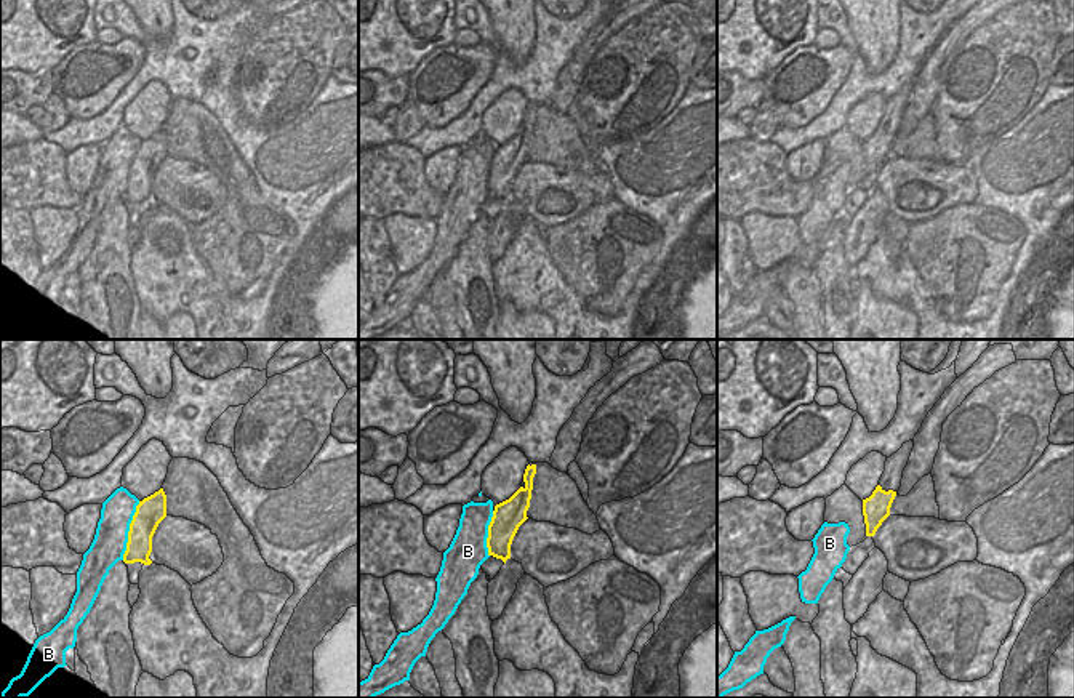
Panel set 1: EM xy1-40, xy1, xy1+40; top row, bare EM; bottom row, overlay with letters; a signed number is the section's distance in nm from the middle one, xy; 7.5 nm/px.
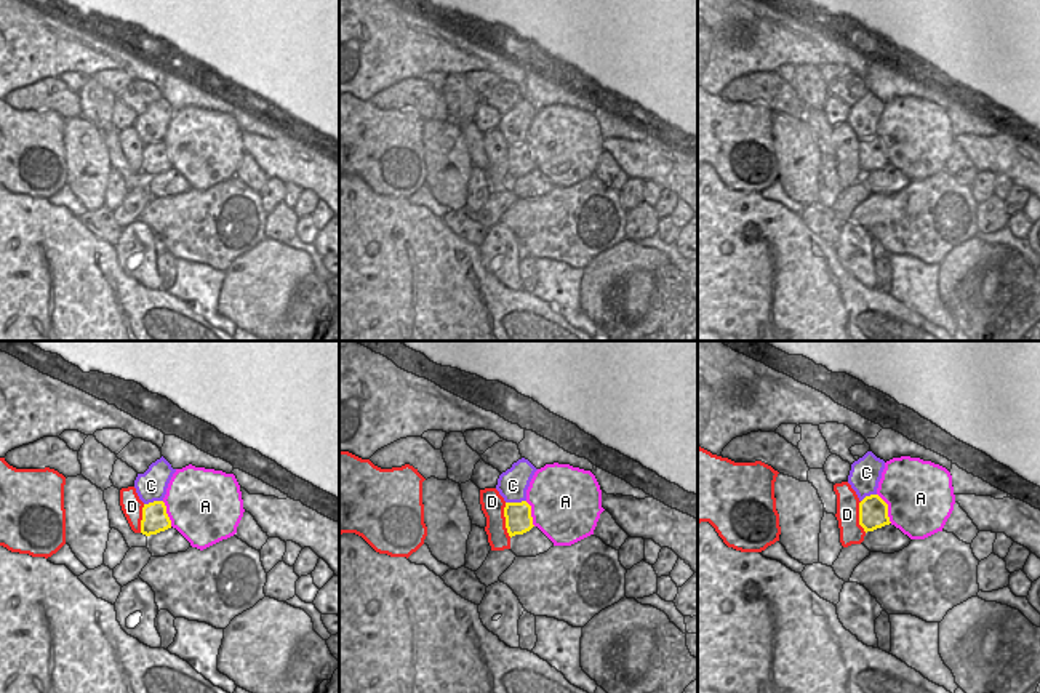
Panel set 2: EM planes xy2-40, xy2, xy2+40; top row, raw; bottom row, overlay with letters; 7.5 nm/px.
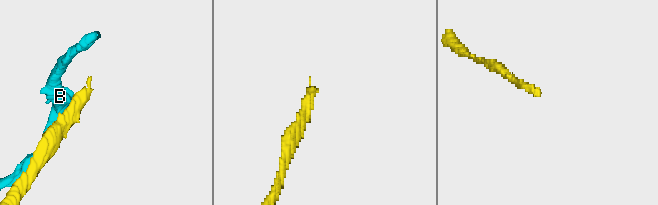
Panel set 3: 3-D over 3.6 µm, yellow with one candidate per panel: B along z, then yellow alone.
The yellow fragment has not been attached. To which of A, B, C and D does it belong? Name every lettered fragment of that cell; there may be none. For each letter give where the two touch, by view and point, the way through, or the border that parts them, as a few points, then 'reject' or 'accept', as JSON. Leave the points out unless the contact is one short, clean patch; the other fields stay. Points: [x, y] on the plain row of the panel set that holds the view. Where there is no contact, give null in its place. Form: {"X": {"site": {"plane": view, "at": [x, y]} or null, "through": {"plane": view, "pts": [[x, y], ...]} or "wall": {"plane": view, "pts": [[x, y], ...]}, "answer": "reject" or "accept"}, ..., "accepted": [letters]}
{"A": {"site": {"plane": "xy2+40", "at": [887, 149]}, "answer": "reject"}, "B": {"site": {"plane": "xy1-40", "at": [130, 172]}, "wall": {"plane": "xy1-40", "pts": [[140, 143], [130, 165], [127, 191], [122, 200]]}, "answer": "reject"}, "C": {"site": {"plane": "xy2", "at": [516, 144]}, "answer": "reject"}, "D": {"site": {"plane": "xy2", "at": [506, 162]}, "answer": "reject"}, "accepted": []}

